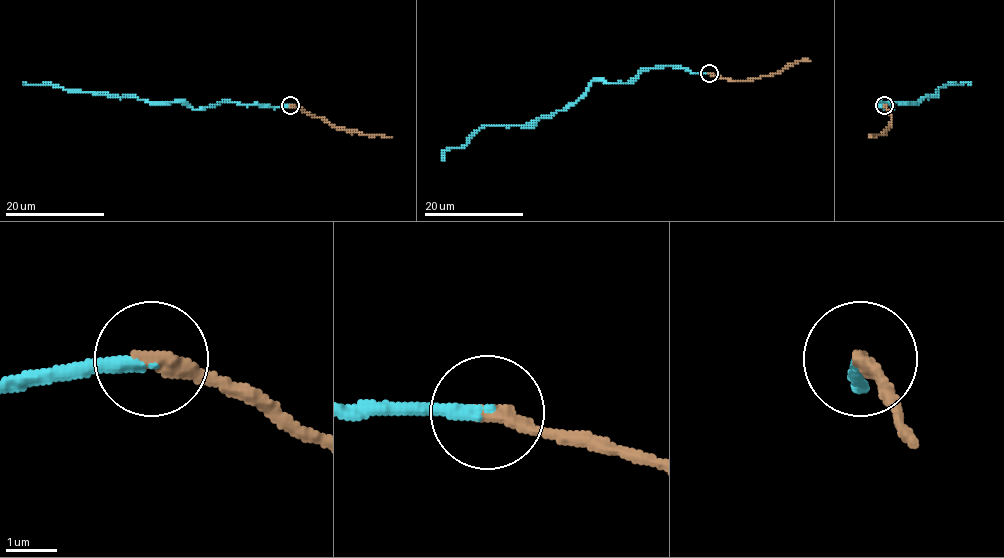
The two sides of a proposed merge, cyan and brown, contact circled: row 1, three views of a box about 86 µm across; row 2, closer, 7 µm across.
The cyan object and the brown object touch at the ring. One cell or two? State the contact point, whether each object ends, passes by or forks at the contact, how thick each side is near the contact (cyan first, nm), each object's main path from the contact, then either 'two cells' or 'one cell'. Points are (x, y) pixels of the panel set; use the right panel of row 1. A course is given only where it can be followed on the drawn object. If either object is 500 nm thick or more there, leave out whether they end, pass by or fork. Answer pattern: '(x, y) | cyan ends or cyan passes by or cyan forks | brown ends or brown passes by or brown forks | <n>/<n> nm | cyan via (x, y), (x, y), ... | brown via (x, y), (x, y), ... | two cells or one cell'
(884, 105) | cyan ends | brown ends | 240/360 nm | cyan via (884, 105), (883, 108), (877, 104), (884, 101), (894, 109), (890, 101), (914, 103), (955, 84), (971, 84) | brown via (884, 105), (890, 115), (890, 124), (883, 133), (872, 137) | one cell

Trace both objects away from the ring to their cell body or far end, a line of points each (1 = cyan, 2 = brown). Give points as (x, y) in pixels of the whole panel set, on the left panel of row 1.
1: (290, 105), (273, 108), (219, 101), (209, 108), (192, 109), (176, 101), (154, 103), (135, 96), (25, 84)
2: (290, 105), (321, 116), (331, 124), (391, 137)

